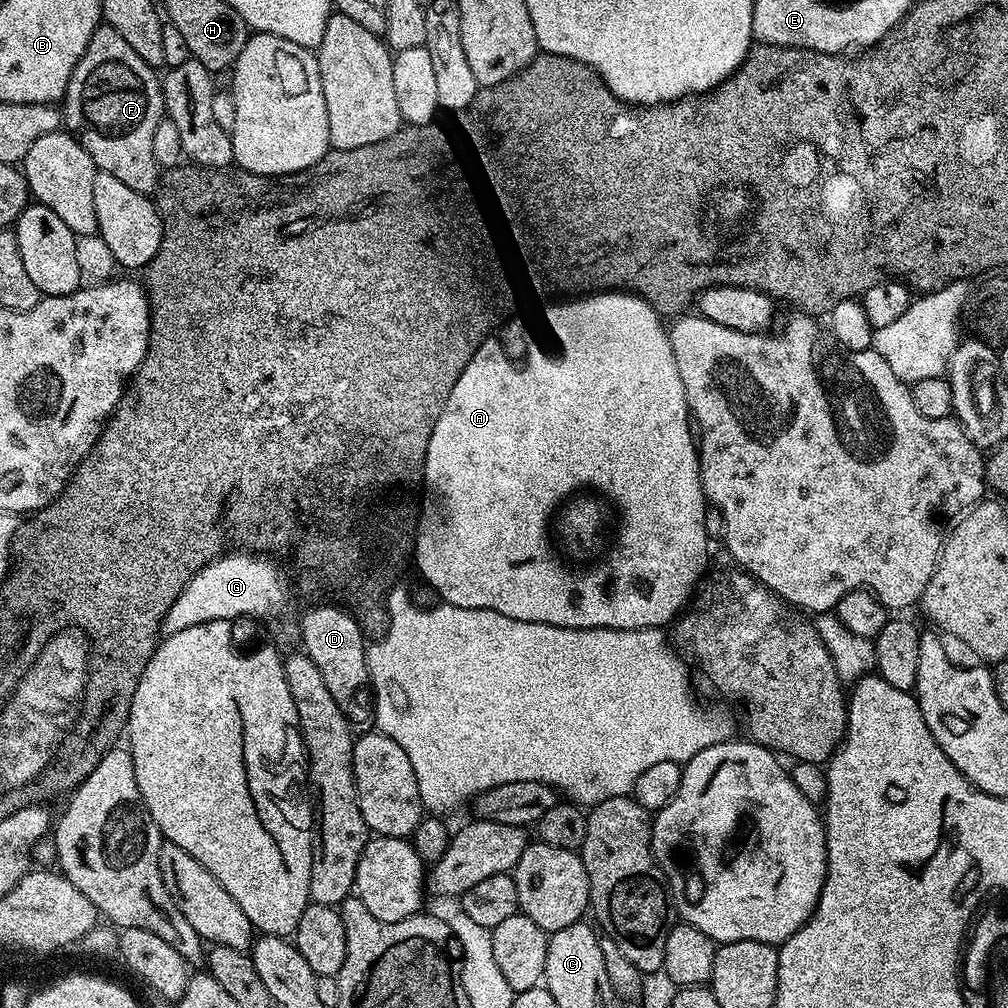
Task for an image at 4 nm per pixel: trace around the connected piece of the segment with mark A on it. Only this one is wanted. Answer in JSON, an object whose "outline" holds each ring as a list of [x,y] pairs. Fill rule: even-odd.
{"outline":[[[593,291],[585,300],[577,304],[561,305],[552,308],[547,313],[547,327],[543,331],[539,344],[532,348],[531,355],[528,359],[528,365],[521,368],[514,368],[505,363],[504,358],[498,355],[494,348],[489,345],[486,350],[482,350],[479,358],[476,358],[473,367],[476,372],[483,371],[484,362],[489,360],[491,363],[488,368],[488,376],[484,385],[480,389],[472,390],[464,389],[463,381],[454,382],[454,390],[450,390],[450,398],[444,401],[444,409],[438,418],[438,422],[434,426],[434,434],[430,438],[430,446],[426,454],[426,462],[424,463],[424,483],[426,489],[426,503],[422,508],[422,515],[418,520],[418,531],[416,533],[416,542],[414,545],[415,563],[420,563],[420,572],[424,575],[424,580],[440,595],[439,599],[446,604],[454,606],[462,606],[463,608],[493,608],[495,612],[506,614],[515,620],[522,622],[538,622],[539,624],[549,624],[550,626],[558,626],[559,628],[613,628],[614,630],[642,630],[643,628],[659,628],[663,629],[664,624],[671,625],[685,611],[686,605],[689,603],[690,597],[697,591],[698,585],[701,583],[702,577],[705,575],[708,564],[708,512],[706,507],[706,497],[704,495],[704,487],[700,481],[700,454],[698,451],[697,441],[694,439],[694,428],[690,423],[690,413],[688,411],[688,399],[686,398],[686,390],[682,386],[682,374],[678,374],[678,362],[674,356],[672,349],[672,337],[669,329],[664,328],[665,321],[659,312],[652,305],[646,306],[640,303],[640,300],[628,299],[628,296],[602,296],[597,291]],[[589,484],[592,488],[597,488],[604,496],[609,496],[614,503],[620,507],[620,529],[616,532],[616,557],[613,560],[604,560],[597,568],[588,568],[585,572],[575,572],[572,568],[560,564],[556,567],[550,564],[556,564],[565,556],[572,564],[584,564],[587,560],[592,560],[600,552],[600,547],[604,544],[604,504],[596,496],[576,496],[564,509],[560,512],[560,517],[556,520],[556,544],[550,537],[546,536],[548,532],[548,519],[556,512],[556,507],[567,498],[571,492],[576,492],[579,488],[584,488]]]}

